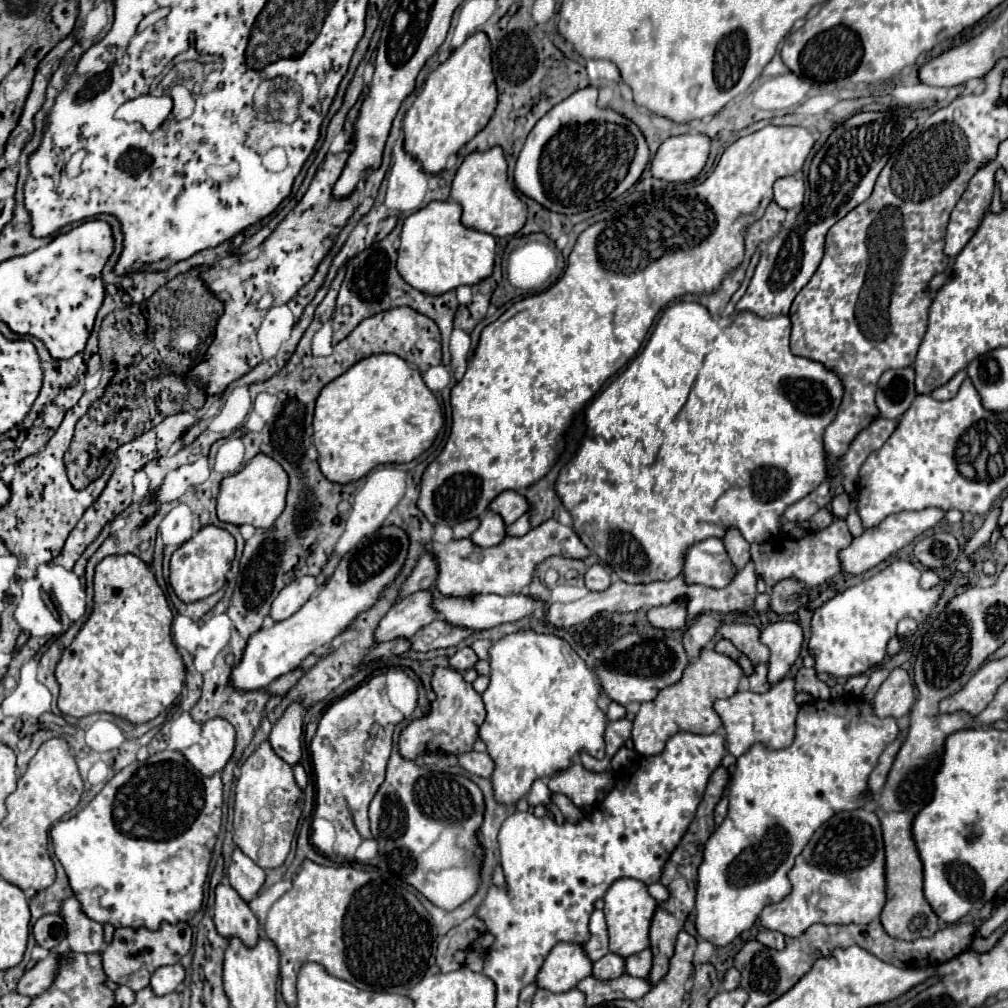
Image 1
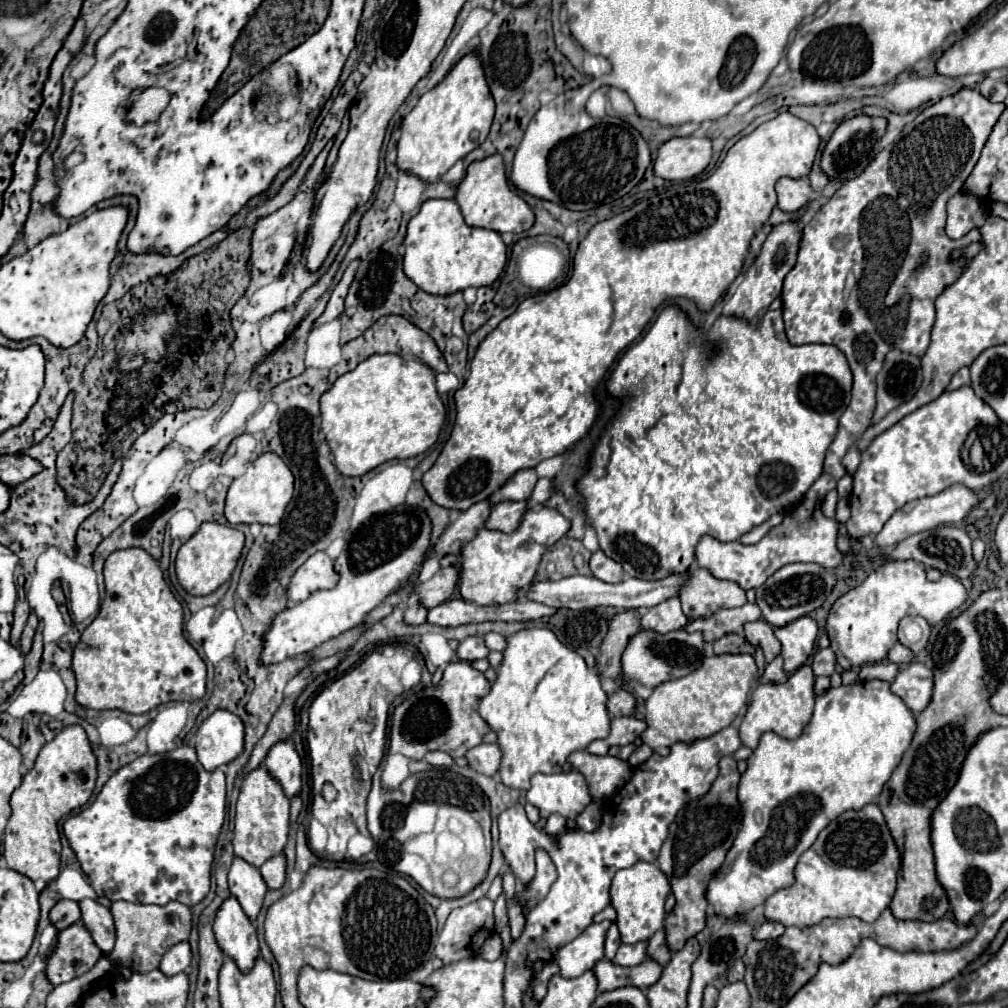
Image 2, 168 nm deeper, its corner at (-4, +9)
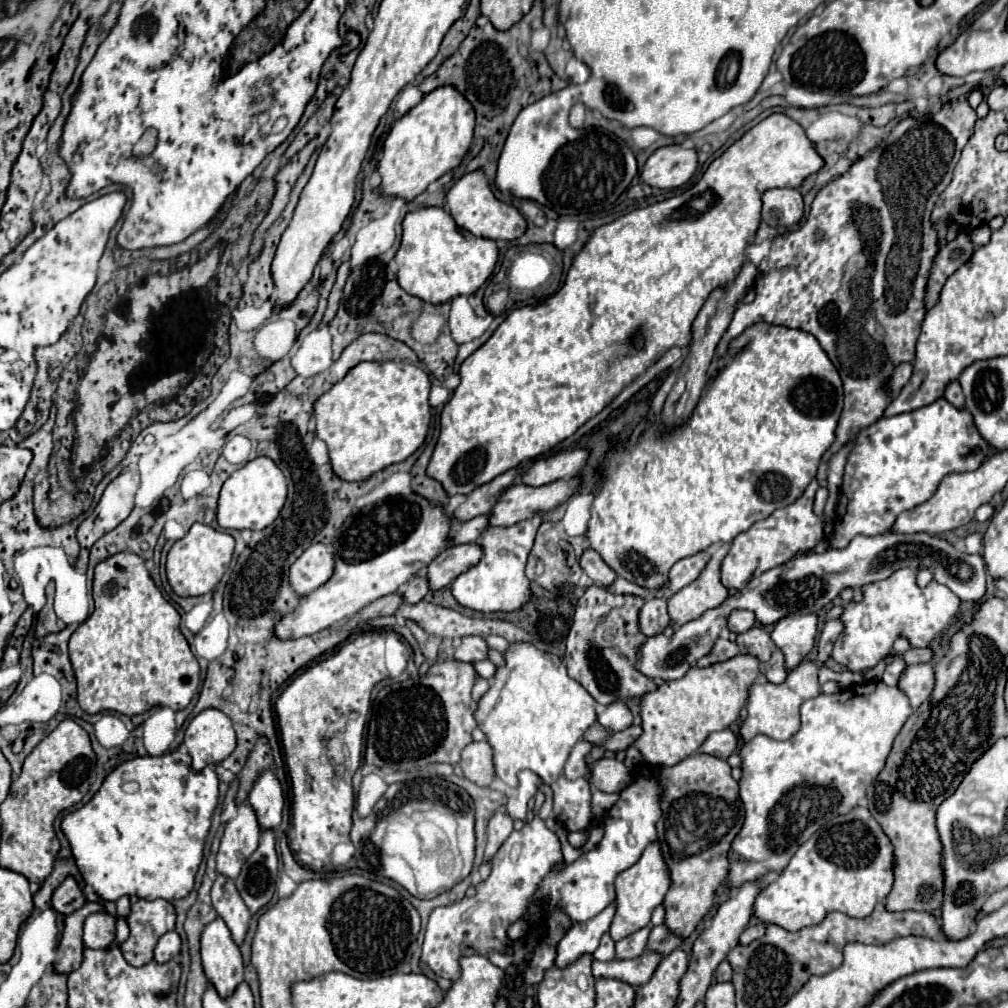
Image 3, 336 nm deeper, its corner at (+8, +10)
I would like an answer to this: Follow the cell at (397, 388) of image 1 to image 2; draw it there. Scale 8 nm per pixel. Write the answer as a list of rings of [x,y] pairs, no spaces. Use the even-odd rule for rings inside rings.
[[[396,353],[372,355],[356,369],[340,375],[334,385],[320,397],[322,431],[334,455],[334,465],[342,475],[360,477],[380,463],[392,459],[408,459],[424,453],[438,439],[446,409],[434,385],[434,371],[422,361],[406,361]]]

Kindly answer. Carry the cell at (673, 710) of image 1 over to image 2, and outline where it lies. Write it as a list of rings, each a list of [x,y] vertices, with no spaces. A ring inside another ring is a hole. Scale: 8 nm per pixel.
[[[712,655],[686,677],[666,681],[658,685],[646,701],[644,721],[648,729],[642,733],[642,741],[660,755],[668,755],[670,745],[676,741],[694,741],[710,737],[716,731],[728,727],[734,717],[746,707],[750,683],[758,667],[752,655]]]

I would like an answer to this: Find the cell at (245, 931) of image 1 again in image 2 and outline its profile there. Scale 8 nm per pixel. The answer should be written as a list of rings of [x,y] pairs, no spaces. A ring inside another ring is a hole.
[[[230,895],[220,905],[214,919],[214,933],[224,955],[232,957],[242,971],[248,971],[254,965],[260,955],[256,925],[244,913],[236,897]]]

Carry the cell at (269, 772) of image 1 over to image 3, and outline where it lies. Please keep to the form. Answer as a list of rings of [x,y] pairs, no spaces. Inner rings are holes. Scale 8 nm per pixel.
[[[248,804],[238,808],[238,816],[226,824],[220,850],[216,854],[216,872],[226,878],[236,878],[242,864],[254,854],[260,842],[260,828],[256,826],[256,814]]]

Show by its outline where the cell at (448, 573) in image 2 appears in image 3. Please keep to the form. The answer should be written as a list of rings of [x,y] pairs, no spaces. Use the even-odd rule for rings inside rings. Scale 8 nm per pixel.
[[[476,542],[448,546],[426,568],[430,588],[440,590],[440,588],[448,586],[456,576],[460,576],[462,572],[476,566],[476,562],[480,558],[482,558],[482,546]]]

